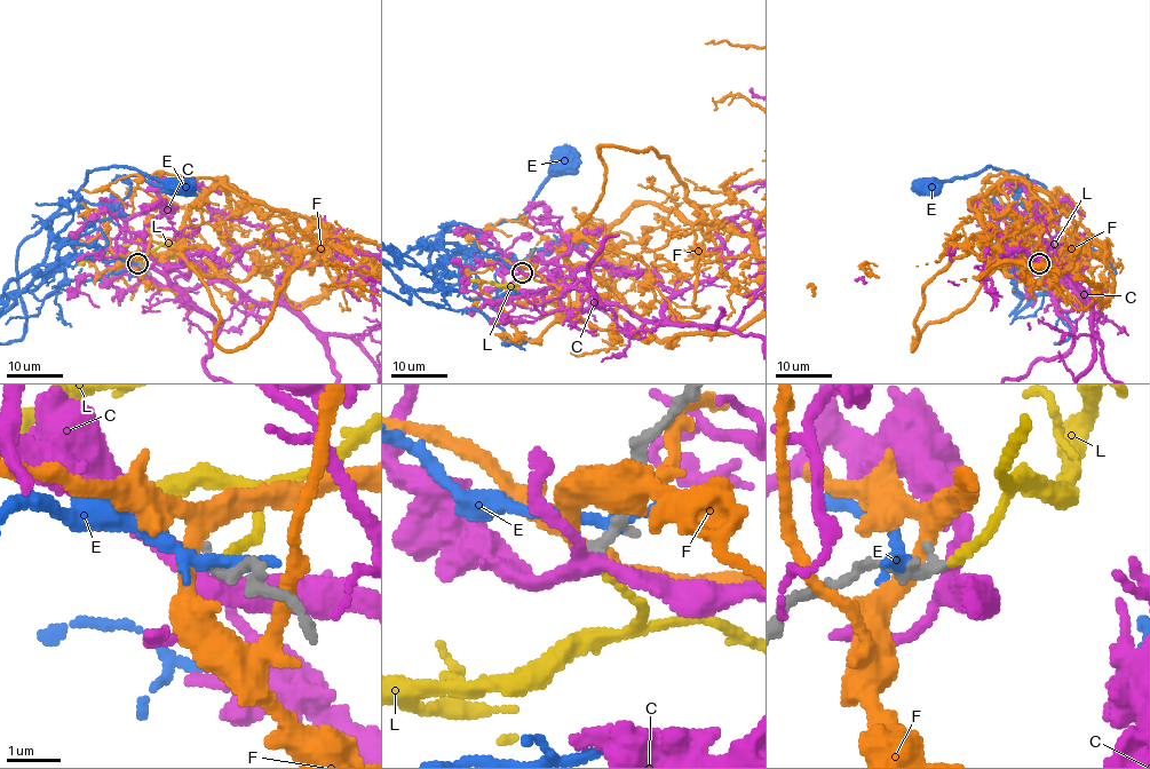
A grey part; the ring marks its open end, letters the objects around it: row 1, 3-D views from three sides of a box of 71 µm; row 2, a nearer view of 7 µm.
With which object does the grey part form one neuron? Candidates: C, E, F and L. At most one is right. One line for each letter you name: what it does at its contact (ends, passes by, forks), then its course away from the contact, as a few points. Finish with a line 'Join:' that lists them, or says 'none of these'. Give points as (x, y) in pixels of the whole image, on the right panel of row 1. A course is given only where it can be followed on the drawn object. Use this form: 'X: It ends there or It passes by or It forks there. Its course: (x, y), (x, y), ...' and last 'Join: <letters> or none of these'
L: It ends there
Join: L

